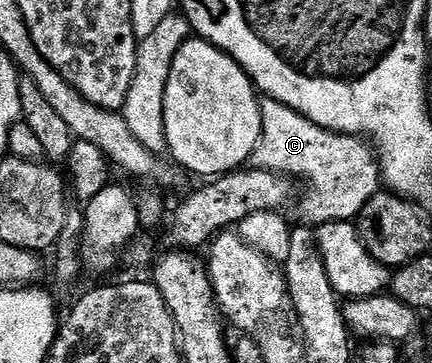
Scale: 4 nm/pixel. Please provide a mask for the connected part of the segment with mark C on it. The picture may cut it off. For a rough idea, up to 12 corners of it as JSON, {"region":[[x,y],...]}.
{"region":[[260,97],[254,165],[308,184],[305,226],[382,189],[369,142]]}

